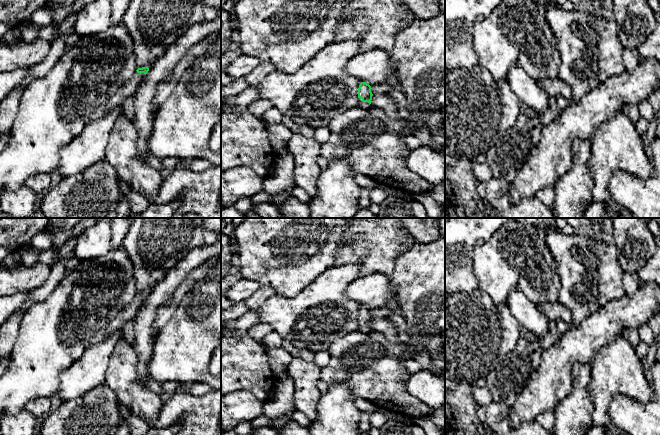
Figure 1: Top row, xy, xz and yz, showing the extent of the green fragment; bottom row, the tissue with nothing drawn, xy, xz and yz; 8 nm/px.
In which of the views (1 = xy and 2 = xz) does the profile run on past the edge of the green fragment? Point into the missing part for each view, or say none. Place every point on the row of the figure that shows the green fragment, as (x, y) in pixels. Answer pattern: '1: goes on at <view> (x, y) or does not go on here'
1: goes on at xy (129, 87)
2: goes on at xz (361, 104)

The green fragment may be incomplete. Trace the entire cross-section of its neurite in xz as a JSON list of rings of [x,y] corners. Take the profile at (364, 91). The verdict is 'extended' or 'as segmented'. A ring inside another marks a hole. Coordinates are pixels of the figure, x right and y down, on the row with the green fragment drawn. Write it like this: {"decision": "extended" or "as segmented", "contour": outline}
{"decision": "extended", "contour": [[[361,82],[358,88],[358,104],[357,107],[367,109],[372,100],[371,86],[365,82]]]}

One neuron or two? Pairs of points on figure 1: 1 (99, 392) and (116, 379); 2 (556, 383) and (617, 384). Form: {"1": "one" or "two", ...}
{"1": "two", "2": "two"}

